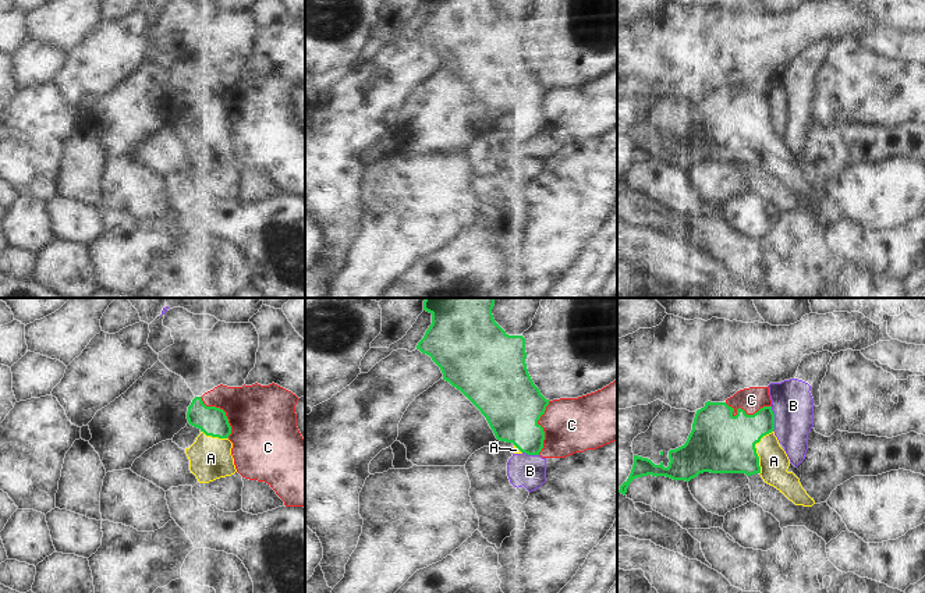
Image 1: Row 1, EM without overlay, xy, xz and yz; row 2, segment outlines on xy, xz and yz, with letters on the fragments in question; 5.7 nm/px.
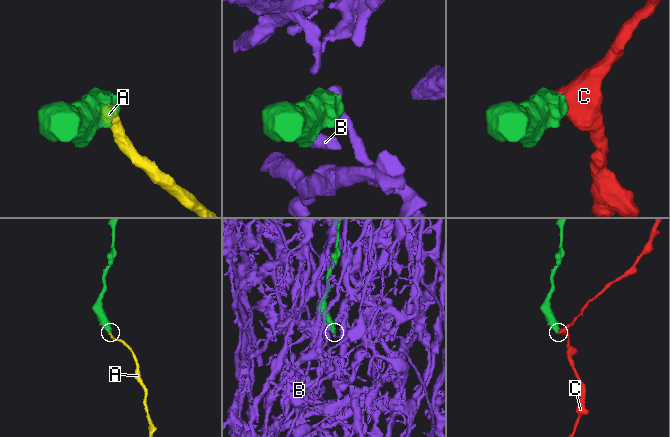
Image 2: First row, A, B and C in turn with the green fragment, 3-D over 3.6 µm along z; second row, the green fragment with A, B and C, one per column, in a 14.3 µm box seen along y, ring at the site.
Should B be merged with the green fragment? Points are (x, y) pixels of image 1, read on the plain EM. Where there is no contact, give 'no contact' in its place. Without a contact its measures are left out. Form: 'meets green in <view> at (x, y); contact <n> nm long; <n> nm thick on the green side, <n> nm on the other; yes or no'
meets green in yz at (773, 106); contact 150 nm long; 240 nm thick on the green side, 240 nm on the other; no

